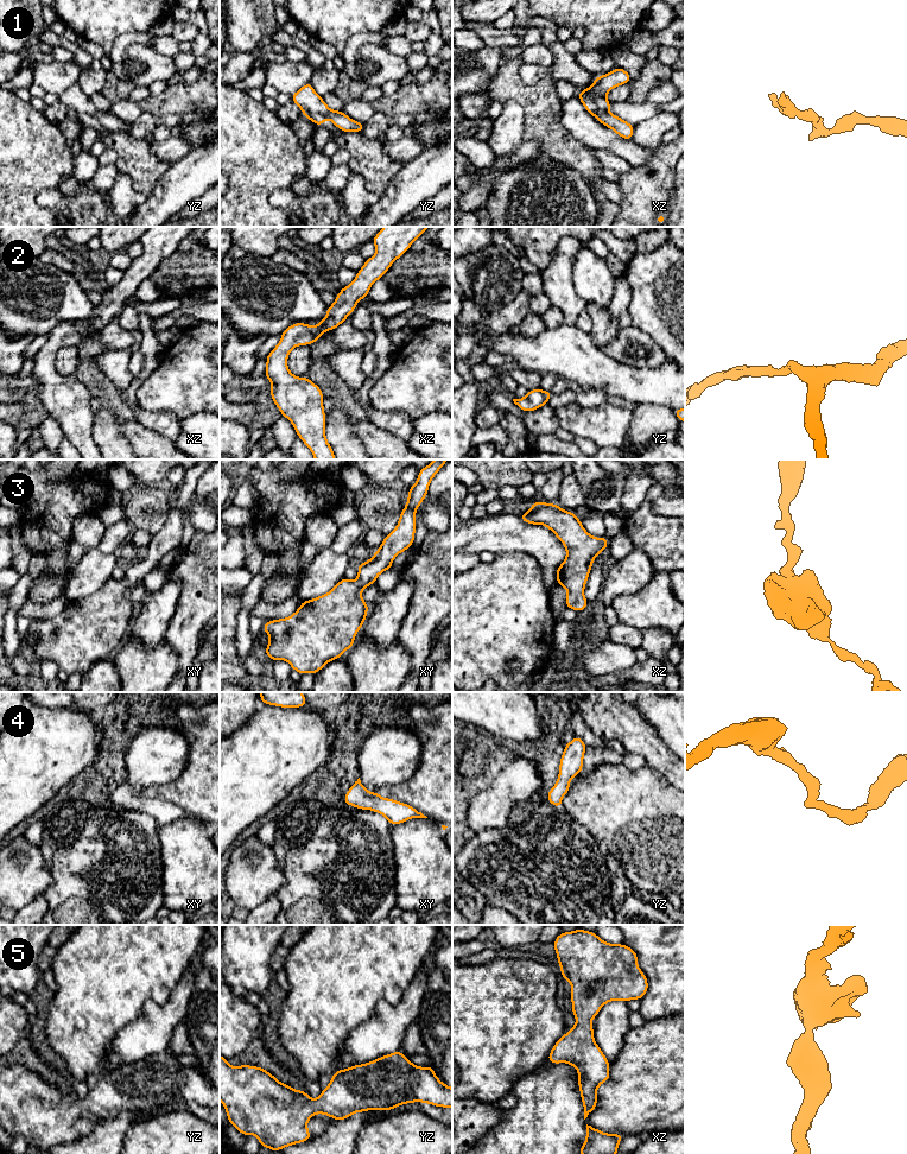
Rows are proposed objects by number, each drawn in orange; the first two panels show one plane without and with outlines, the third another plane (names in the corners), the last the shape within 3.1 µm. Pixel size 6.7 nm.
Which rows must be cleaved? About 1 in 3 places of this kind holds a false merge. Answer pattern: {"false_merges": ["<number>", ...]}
{"false_merges": ["1"]}

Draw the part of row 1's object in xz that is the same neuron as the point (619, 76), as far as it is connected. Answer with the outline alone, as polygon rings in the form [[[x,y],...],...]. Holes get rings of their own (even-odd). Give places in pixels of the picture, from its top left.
[[[615,68],[613,71],[598,77],[596,84],[596,94],[605,97],[608,93],[615,87],[627,84],[630,82],[630,76],[627,70]]]

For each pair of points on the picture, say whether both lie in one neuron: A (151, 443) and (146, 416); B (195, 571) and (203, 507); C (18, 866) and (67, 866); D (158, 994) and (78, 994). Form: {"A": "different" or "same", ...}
{"A": "different", "B": "different", "C": "different", "D": "same"}

